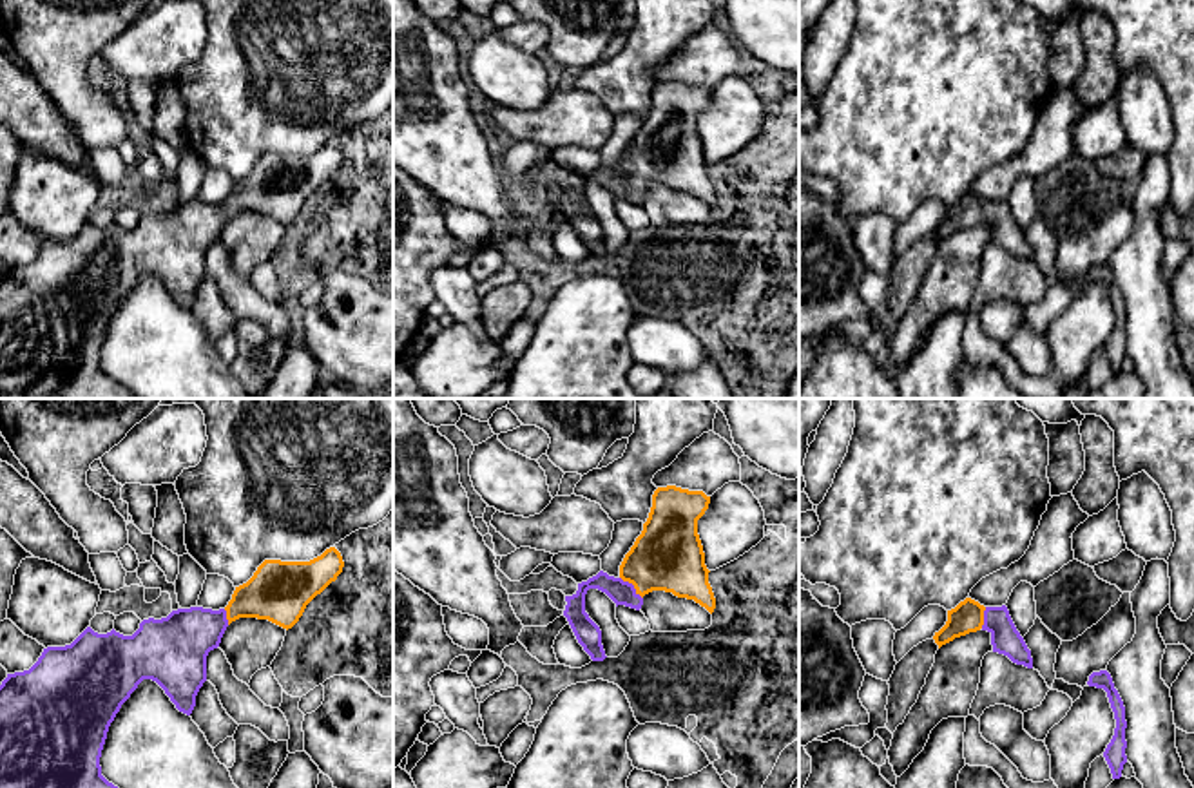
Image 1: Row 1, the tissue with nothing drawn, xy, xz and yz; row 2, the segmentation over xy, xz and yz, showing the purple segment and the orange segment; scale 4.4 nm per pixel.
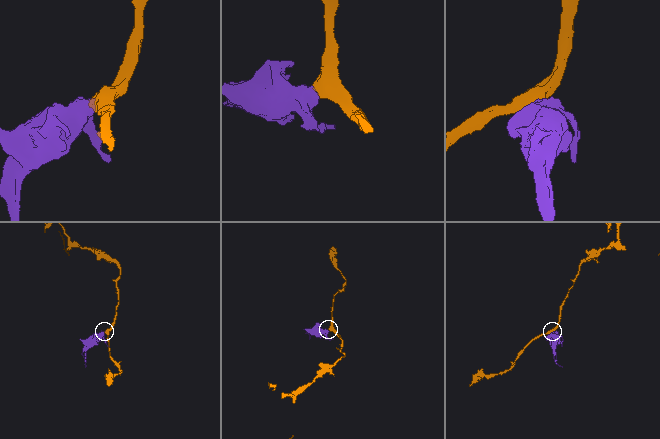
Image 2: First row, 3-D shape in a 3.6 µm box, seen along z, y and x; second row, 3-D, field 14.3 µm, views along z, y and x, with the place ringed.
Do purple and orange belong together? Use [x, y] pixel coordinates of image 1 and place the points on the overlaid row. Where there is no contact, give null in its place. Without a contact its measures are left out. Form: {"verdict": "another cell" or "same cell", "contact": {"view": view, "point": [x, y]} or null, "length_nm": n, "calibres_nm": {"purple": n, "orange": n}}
{"verdict": "same cell", "contact": {"view": "xz", "point": [633, 586]}, "length_nm": 140, "calibres_nm": {"purple": 110, "orange": 300}}

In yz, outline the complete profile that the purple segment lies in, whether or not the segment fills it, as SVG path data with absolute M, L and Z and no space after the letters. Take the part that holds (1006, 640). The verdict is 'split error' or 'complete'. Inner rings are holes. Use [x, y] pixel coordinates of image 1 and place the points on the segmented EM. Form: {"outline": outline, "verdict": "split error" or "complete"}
{"outline": "M966 598L955 609L948 610L948 621L935 632L933 639L940 649L955 638L980 629L991 634L993 652L1007 656L1016 665L1033 668L1031 650L1016 630L1006 605L984 607L978 601Z", "verdict": "split error"}

